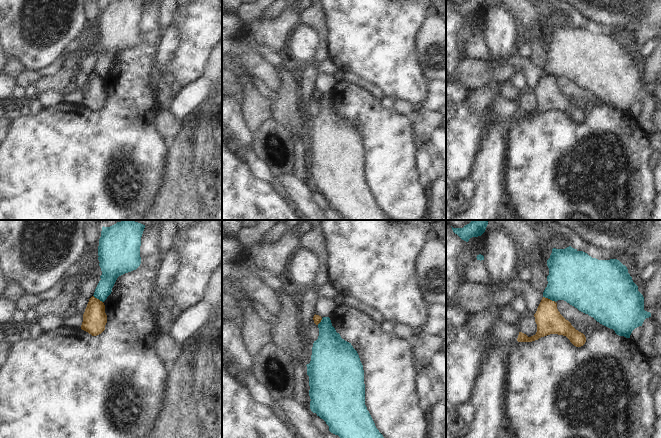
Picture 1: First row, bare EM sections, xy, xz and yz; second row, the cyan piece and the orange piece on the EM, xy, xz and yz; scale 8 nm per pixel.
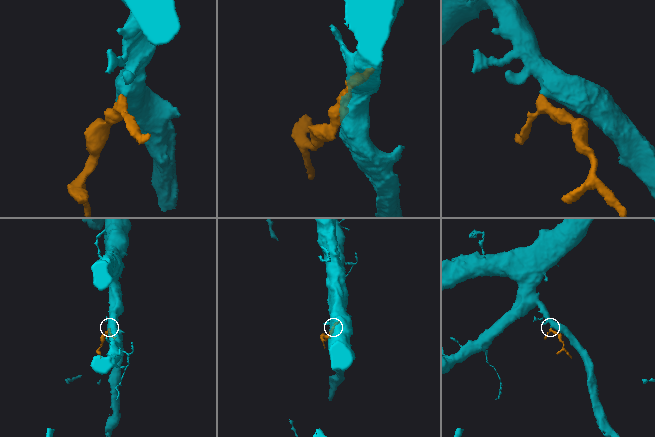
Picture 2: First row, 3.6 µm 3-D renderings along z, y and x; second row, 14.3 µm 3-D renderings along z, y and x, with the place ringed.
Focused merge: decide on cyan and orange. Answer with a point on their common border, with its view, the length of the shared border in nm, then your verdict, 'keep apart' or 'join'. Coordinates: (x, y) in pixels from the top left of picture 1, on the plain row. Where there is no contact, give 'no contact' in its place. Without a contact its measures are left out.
meets cyan in yz at (549, 74); contact 120 nm long; keep apart

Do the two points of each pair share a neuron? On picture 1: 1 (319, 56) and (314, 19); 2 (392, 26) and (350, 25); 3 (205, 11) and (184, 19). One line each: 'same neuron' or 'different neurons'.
1: same neuron
2: same neuron
3: same neuron

